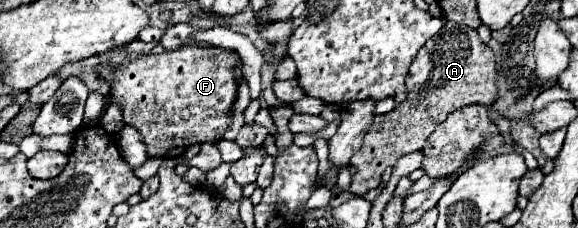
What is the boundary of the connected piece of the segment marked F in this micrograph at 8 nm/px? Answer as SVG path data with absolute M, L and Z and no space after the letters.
M185 46L173 52L163 52L157 56L141 56L129 64L97 66L97 74L109 82L111 86L111 102L121 108L123 122L135 130L139 130L143 144L147 146L147 156L155 158L177 158L193 144L203 142L219 142L225 134L225 126L229 126L229 104L233 104L233 96L237 90L235 62L239 60L237 52L225 48L199 48Z

